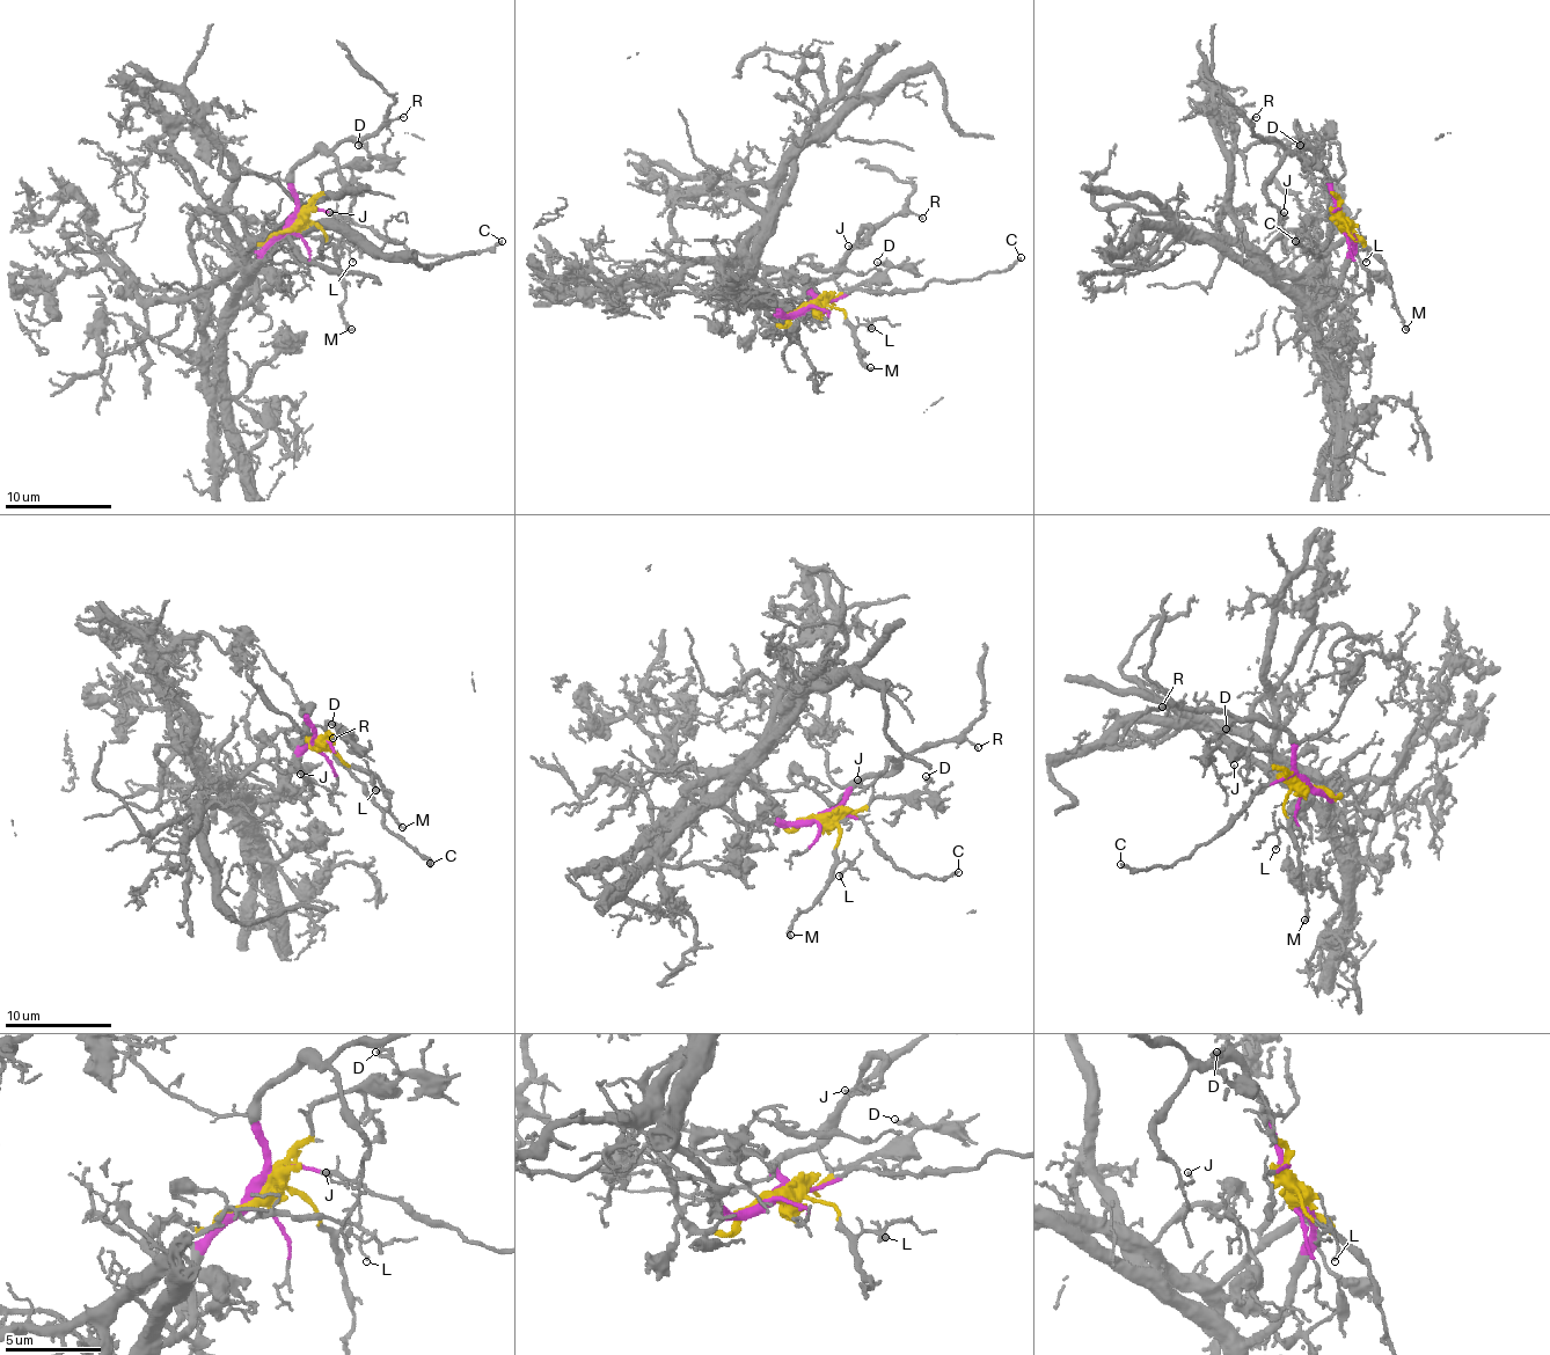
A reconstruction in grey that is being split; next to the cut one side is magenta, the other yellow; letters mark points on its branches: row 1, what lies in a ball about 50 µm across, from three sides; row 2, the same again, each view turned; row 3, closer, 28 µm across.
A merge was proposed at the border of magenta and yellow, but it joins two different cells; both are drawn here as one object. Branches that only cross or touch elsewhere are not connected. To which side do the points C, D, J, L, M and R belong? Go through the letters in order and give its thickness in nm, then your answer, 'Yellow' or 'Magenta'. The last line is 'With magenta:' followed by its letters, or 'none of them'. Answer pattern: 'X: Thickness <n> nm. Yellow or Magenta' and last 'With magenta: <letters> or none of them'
C: Thickness 180 nm. Magenta
D: Thickness 200 nm. Yellow
J: Thickness 100 nm. Magenta
L: Thickness 120 nm. Yellow
M: Thickness 170 nm. Yellow
R: Thickness 110 nm. Magenta
With magenta: C, J, R

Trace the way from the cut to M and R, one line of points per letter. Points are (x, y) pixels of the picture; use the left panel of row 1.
M: (290, 225), (314, 225), (324, 235), (341, 268), (341, 316), (352, 329)
R: (290, 225), (295, 211), (293, 174), (298, 166), (316, 149), (367, 139), (403, 117)

